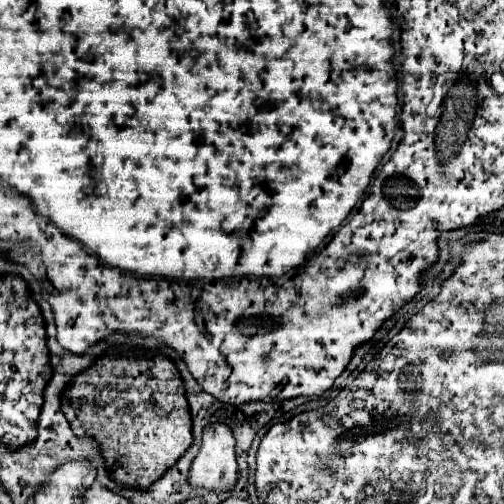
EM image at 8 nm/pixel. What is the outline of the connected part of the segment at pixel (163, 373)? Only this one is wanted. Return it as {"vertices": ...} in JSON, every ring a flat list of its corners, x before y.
{"vertices":[[105,355,97,359,89,369,73,377,71,385,63,393,61,409,75,435,89,435,97,441,109,475,121,487,151,487,151,483,155,483,161,473,173,467,193,443,191,415,181,375,173,361,163,355]]}

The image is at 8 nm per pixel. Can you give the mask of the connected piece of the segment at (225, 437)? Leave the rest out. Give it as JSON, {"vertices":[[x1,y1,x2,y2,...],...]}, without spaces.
{"vertices":[[225,423,205,427,203,445,189,471,191,487,231,491,237,483,235,437]]}

